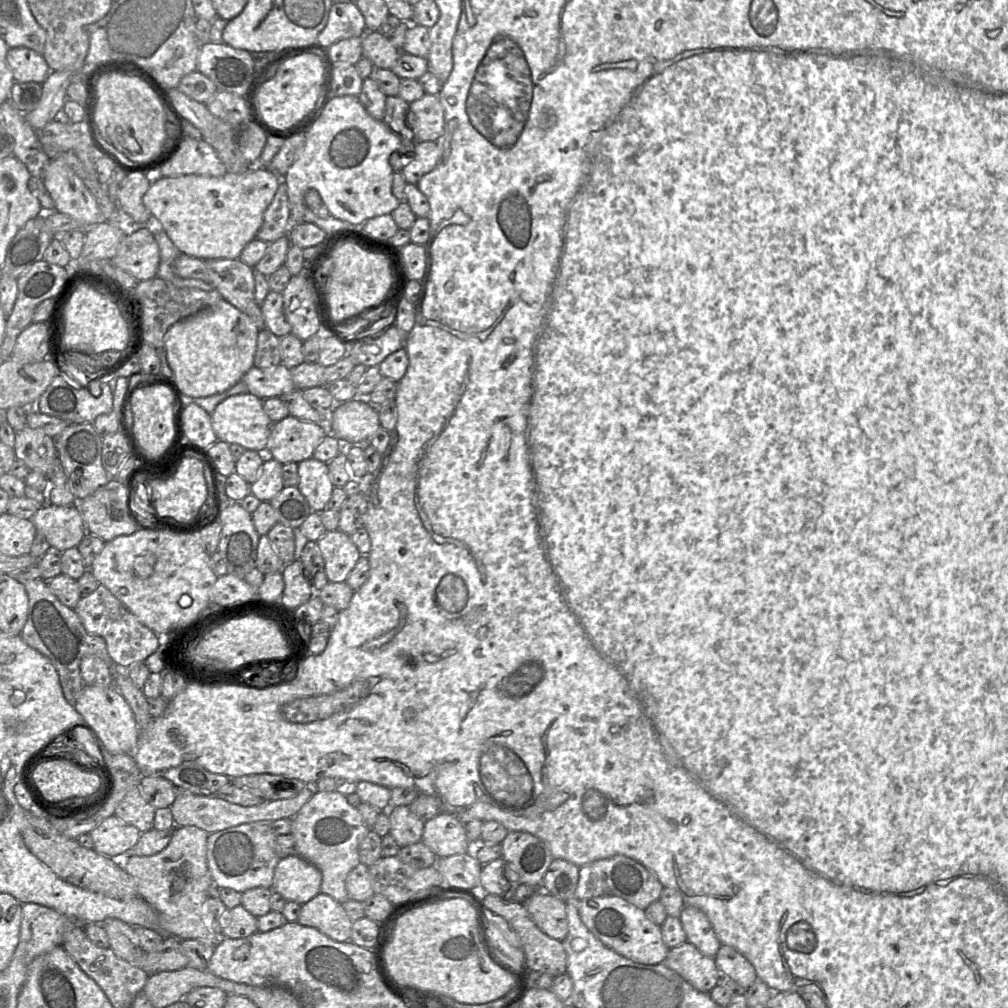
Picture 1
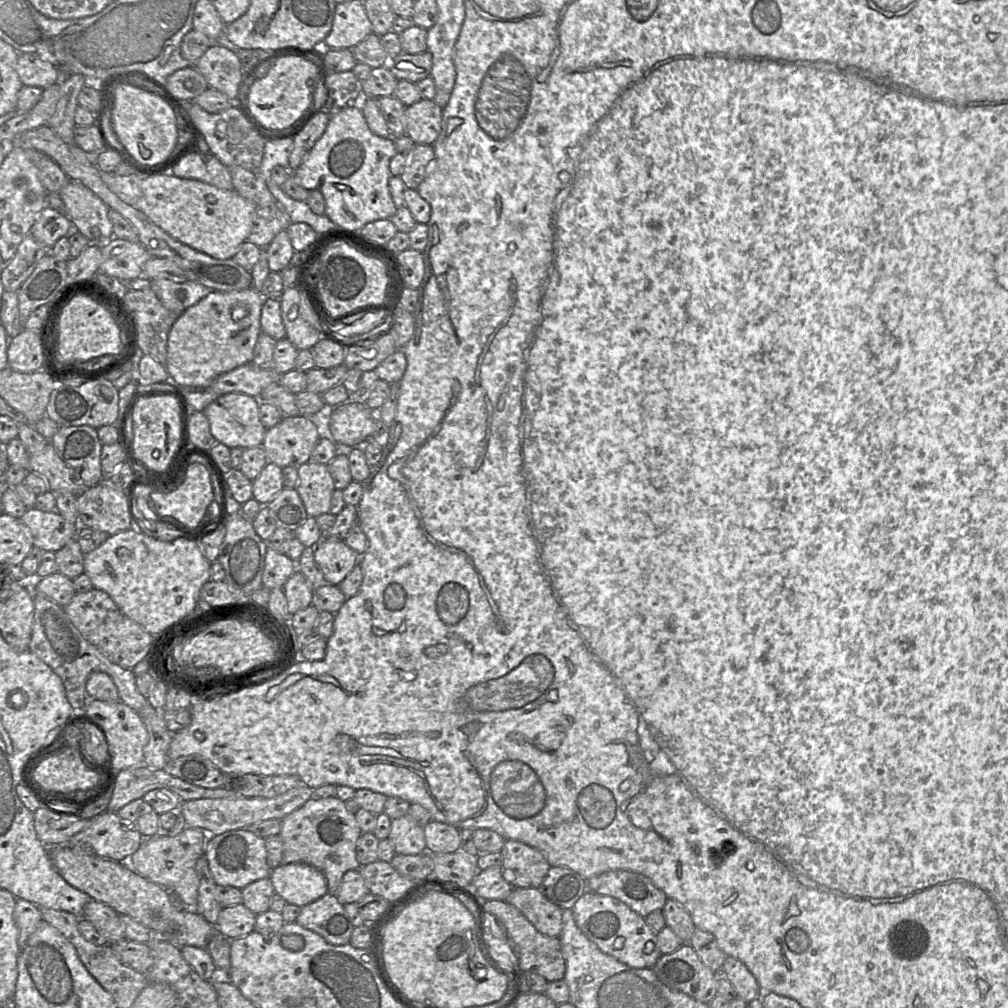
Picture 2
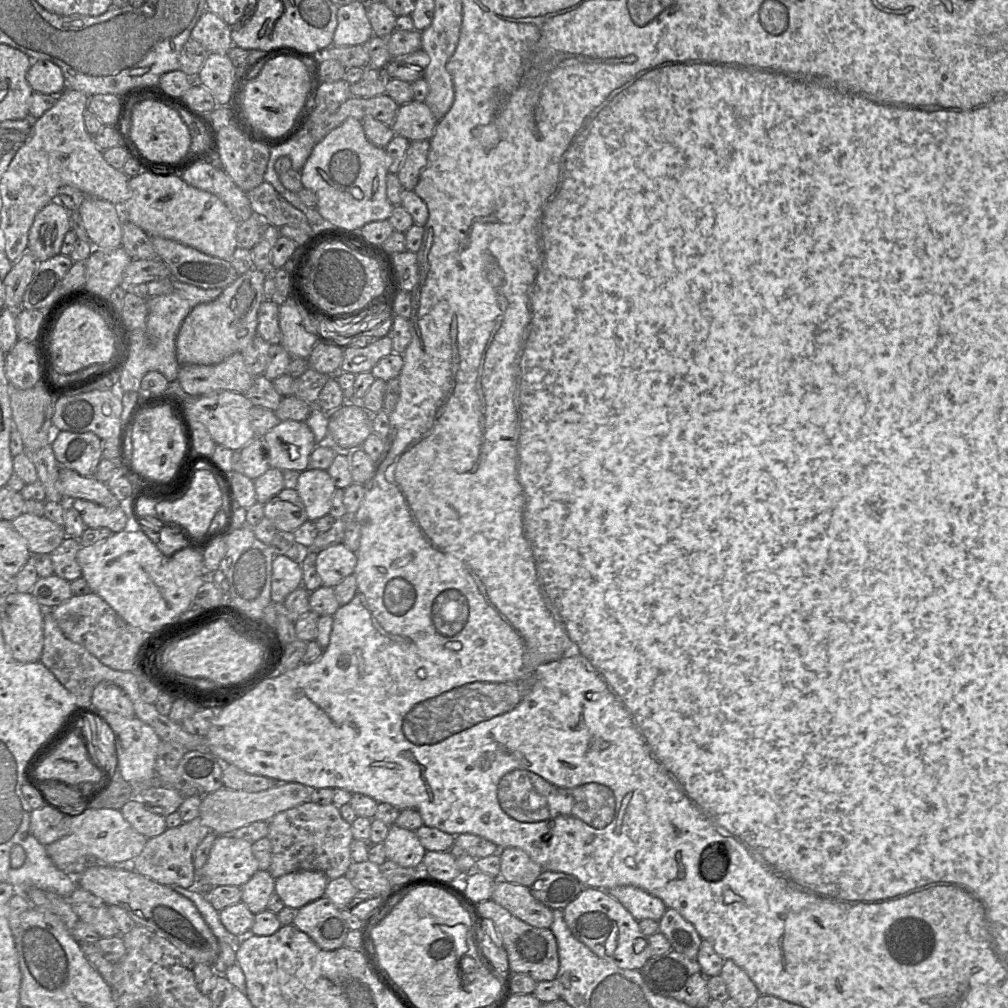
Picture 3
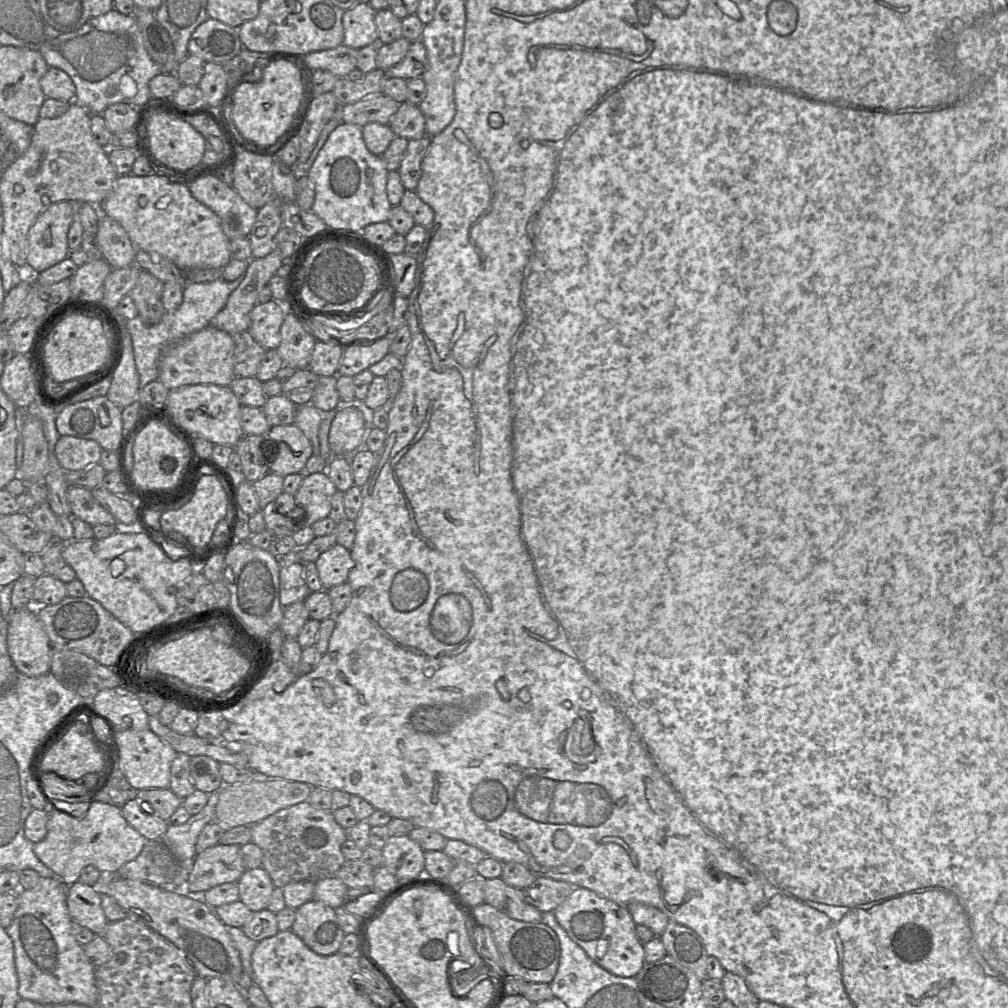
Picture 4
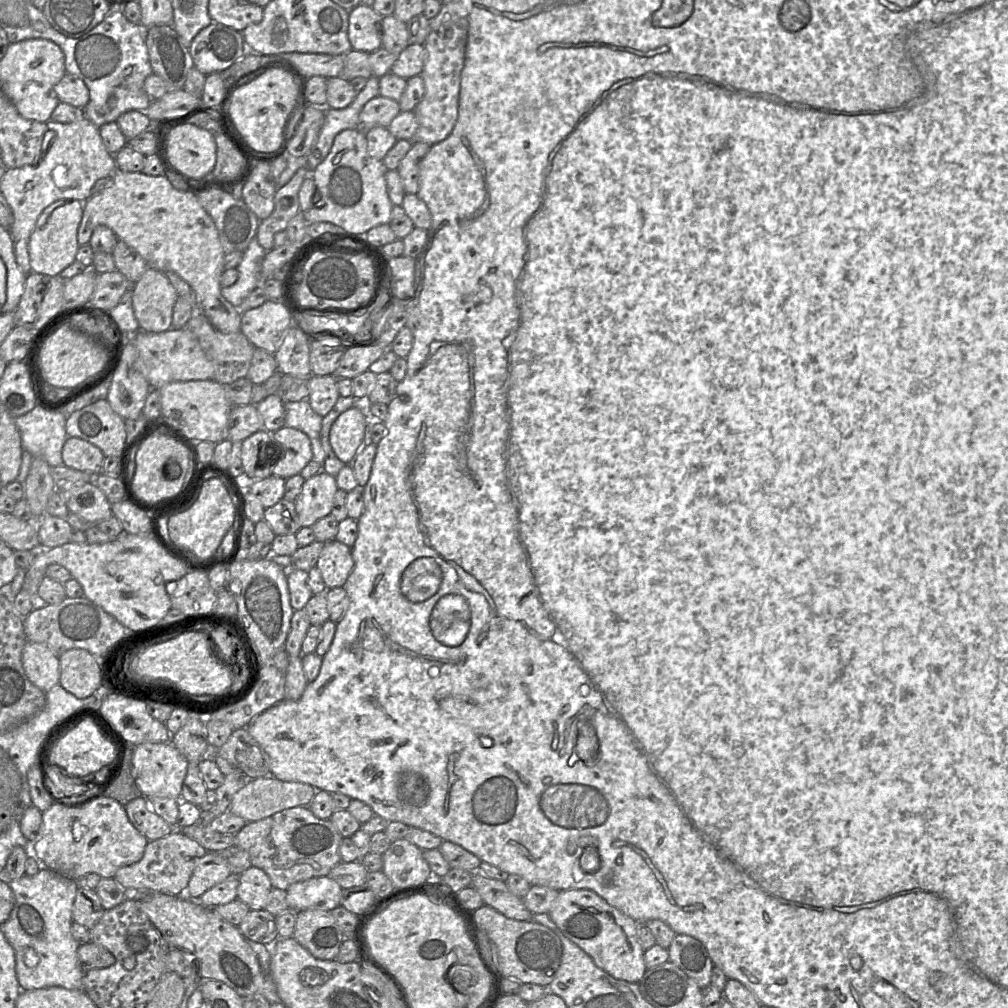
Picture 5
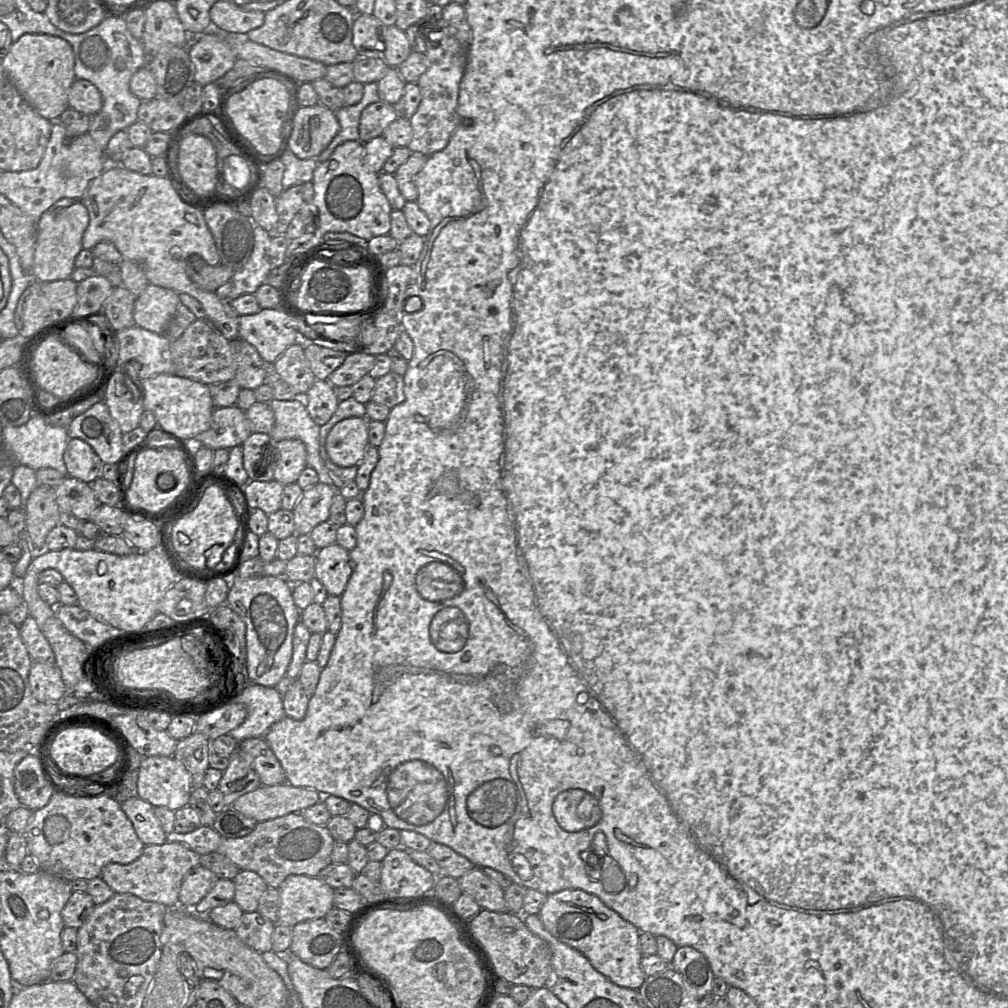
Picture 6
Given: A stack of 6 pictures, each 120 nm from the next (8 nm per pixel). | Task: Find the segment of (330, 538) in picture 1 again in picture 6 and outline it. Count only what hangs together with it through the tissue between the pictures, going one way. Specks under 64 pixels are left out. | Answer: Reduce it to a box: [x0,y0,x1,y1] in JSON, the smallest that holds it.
[315,543,352,597]

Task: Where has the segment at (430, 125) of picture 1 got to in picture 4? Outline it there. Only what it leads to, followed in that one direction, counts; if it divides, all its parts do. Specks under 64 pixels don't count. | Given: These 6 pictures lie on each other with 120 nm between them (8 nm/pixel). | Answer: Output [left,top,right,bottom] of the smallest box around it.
[389,102,426,140]

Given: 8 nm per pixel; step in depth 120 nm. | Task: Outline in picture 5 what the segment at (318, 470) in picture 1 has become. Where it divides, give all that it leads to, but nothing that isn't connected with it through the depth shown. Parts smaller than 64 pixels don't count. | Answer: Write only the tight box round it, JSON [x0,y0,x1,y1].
[294,470,337,527]

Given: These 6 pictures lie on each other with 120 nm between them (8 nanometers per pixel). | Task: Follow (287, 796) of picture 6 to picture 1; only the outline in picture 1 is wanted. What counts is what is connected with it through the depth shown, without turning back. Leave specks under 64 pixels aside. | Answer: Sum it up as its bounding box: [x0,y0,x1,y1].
[169,785,315,833]

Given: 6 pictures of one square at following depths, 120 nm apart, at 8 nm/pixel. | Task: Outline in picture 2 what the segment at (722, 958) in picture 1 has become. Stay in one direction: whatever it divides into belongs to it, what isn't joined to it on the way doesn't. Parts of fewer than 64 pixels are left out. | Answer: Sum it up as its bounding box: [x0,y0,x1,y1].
[722,955,763,1003]

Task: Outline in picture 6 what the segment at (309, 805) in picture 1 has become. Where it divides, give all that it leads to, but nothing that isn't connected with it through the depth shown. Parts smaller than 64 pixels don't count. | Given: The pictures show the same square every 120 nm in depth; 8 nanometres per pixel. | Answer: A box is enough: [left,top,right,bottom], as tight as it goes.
[216,812,334,888]

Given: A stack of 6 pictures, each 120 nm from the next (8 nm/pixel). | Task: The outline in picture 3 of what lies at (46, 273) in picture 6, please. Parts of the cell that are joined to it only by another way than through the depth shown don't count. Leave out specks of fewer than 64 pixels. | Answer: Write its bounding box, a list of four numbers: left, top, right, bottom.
[28,201,71,262]

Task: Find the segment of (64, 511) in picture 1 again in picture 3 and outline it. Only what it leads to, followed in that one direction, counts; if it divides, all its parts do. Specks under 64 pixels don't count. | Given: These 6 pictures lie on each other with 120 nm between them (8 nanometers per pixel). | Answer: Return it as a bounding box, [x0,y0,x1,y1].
[10,512,66,554]

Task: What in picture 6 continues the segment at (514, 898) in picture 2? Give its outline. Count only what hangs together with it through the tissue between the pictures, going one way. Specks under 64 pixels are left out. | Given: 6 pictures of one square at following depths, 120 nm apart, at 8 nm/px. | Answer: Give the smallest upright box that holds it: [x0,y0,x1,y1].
[458,867,507,912]

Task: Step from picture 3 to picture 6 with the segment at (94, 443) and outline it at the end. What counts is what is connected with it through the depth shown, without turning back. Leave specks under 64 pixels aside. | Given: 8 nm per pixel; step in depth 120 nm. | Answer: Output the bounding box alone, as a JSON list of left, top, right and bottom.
[63,438,104,483]

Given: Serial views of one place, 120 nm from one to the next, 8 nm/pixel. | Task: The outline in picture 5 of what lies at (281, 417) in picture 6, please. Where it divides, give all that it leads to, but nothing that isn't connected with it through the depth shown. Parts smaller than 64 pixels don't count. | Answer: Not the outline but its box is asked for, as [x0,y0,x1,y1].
[285,399,323,470]

